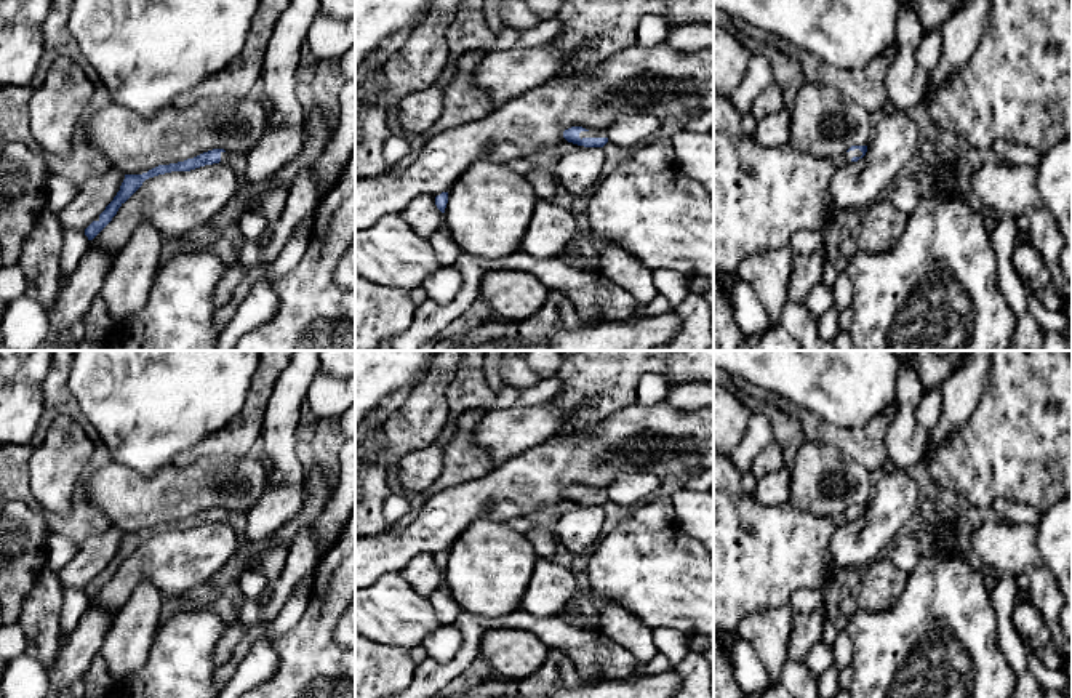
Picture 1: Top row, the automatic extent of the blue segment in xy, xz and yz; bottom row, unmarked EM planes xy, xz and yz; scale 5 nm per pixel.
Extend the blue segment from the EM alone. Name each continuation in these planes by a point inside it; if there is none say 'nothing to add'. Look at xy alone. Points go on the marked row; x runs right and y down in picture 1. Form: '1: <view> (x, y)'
1: xy (237, 162)

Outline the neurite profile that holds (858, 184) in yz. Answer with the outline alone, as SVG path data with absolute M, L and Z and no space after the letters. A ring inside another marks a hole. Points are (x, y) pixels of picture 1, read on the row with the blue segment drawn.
M907 112L882 115L867 152L842 166L827 189L826 221L835 213L867 208L894 184L898 173L917 154L918 130Z

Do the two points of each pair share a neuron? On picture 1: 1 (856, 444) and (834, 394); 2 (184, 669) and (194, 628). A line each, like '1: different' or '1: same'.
1: different
2: same

